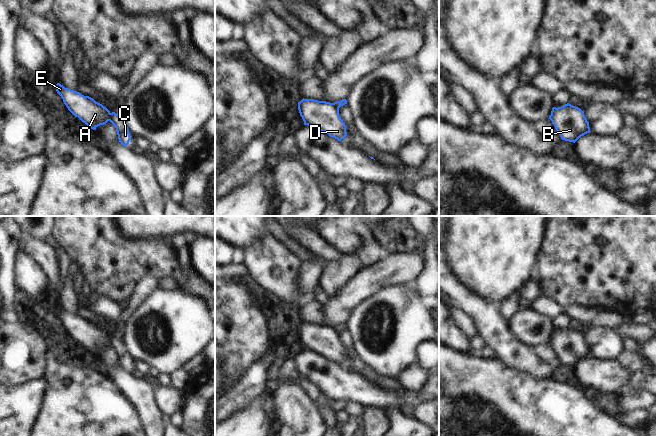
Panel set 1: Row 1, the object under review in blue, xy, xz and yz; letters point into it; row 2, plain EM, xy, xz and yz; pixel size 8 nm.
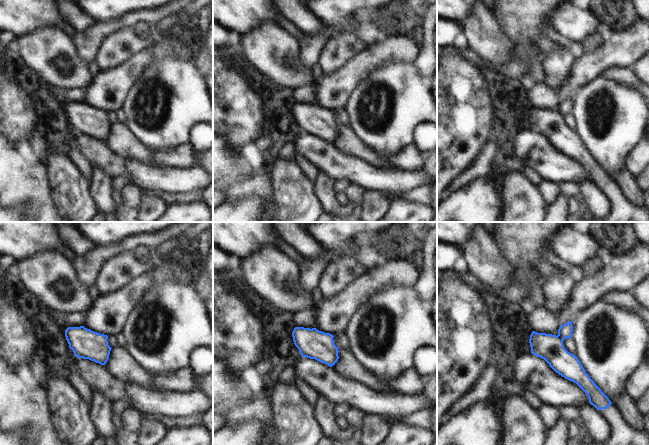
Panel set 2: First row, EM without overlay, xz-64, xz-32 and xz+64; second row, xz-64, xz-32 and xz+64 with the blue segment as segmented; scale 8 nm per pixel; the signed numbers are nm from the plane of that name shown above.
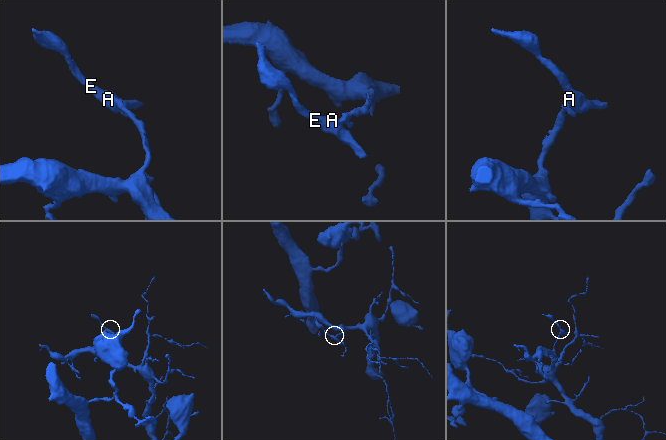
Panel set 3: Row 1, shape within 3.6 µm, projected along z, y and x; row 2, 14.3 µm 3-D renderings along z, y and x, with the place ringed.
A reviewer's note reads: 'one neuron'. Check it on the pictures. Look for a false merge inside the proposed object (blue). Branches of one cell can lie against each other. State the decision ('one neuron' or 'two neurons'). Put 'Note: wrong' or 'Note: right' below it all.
two neurons
Note: wrong

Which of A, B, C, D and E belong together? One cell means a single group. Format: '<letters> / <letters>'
A B D E / C

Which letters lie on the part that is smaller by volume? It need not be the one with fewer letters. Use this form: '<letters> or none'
A, B, D, E

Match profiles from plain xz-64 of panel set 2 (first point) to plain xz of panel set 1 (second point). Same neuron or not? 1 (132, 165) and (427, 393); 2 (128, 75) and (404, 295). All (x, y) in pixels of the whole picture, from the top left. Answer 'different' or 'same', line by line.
1: different
2: different

